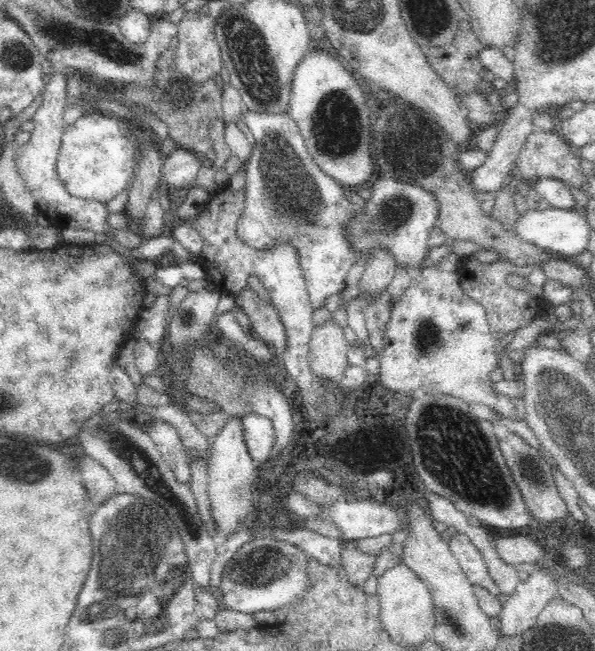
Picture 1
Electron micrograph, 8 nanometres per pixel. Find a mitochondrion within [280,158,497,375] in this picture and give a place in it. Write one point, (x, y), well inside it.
(388, 215)

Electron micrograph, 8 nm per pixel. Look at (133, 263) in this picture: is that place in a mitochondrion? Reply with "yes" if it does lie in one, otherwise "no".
no

